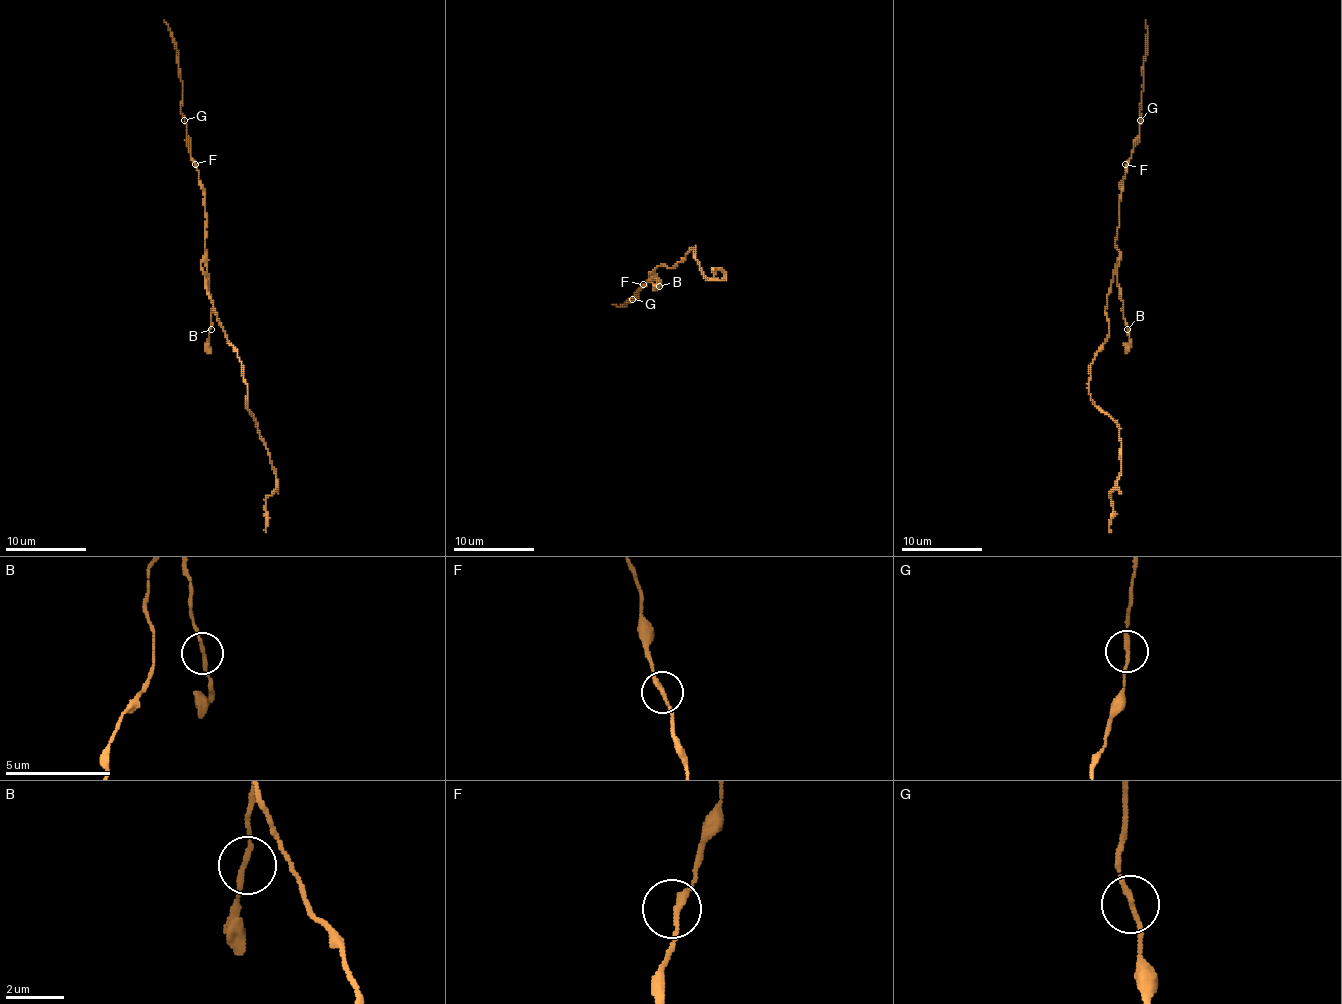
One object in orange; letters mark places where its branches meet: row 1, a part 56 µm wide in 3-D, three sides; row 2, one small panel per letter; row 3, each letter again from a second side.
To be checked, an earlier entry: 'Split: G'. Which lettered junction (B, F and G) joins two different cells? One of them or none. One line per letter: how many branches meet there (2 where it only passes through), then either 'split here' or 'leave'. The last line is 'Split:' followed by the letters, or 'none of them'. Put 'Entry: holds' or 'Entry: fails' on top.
Entry: fails
B: branches 2; leave
F: branches 2; leave
G: branches 2; leave
Split: none of them

